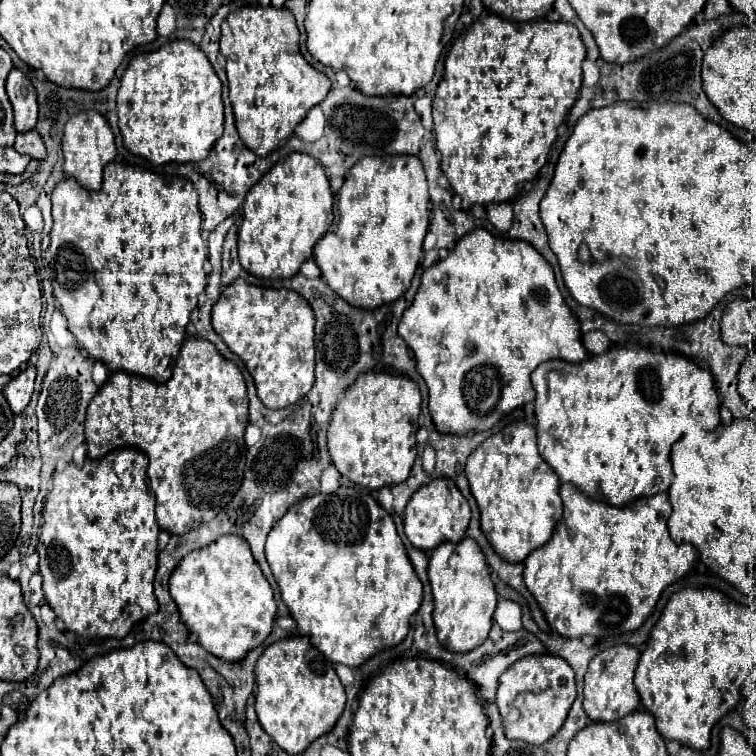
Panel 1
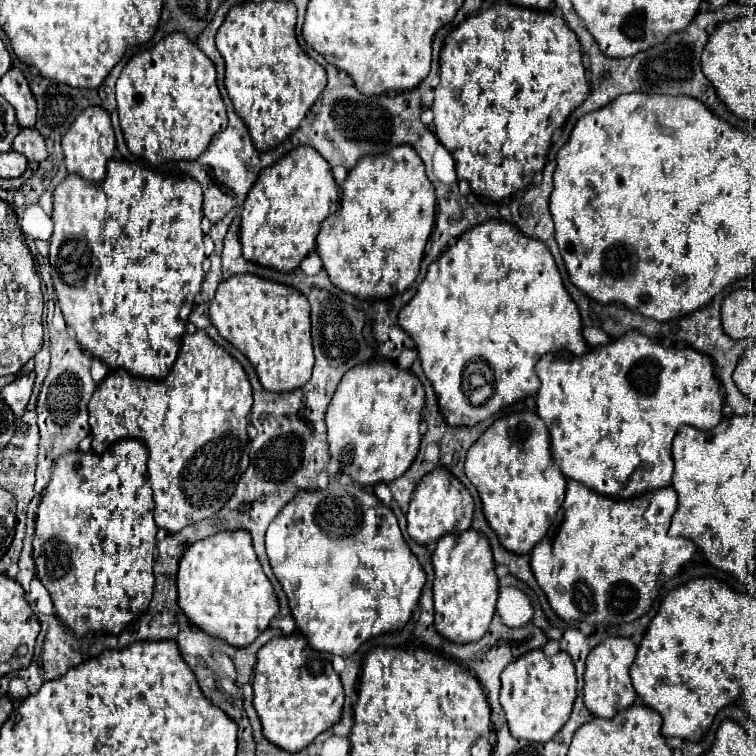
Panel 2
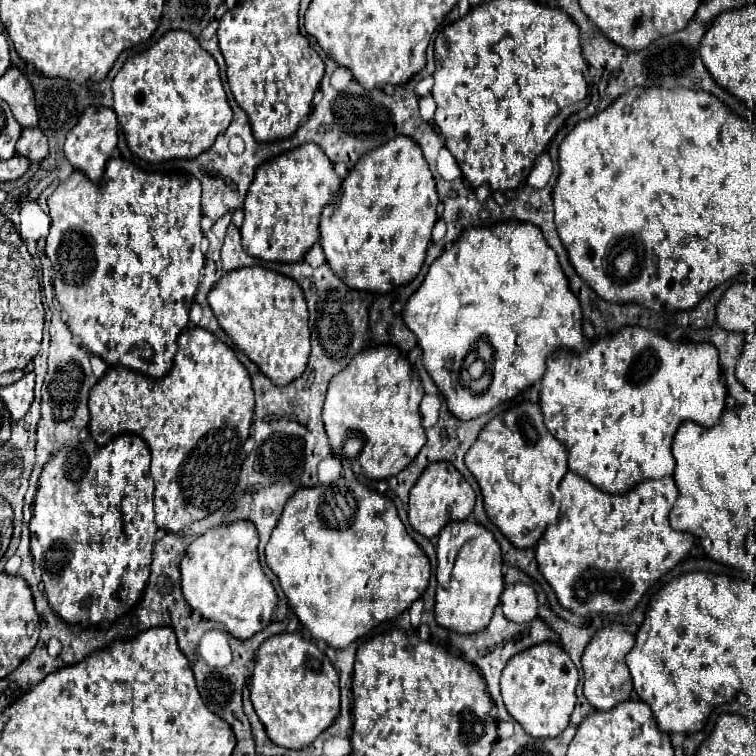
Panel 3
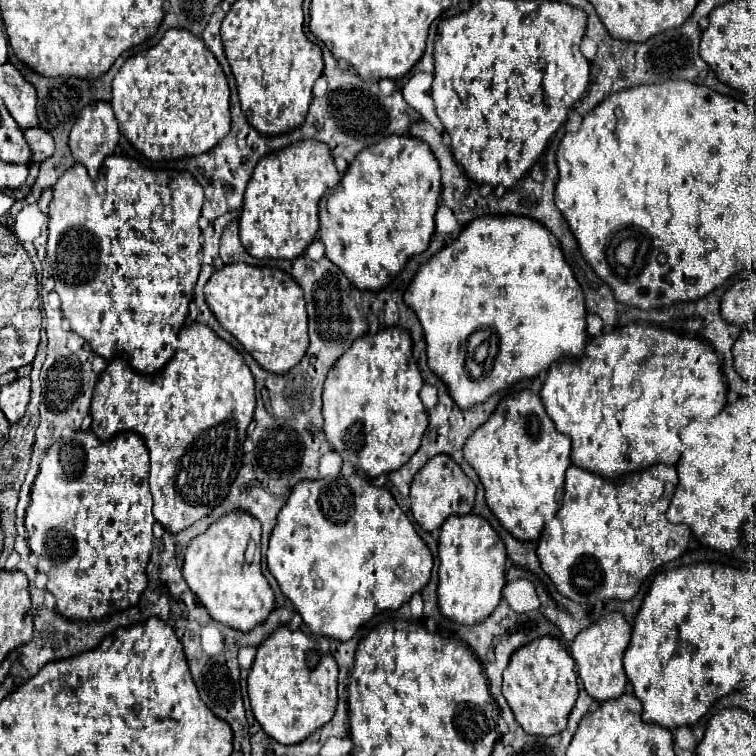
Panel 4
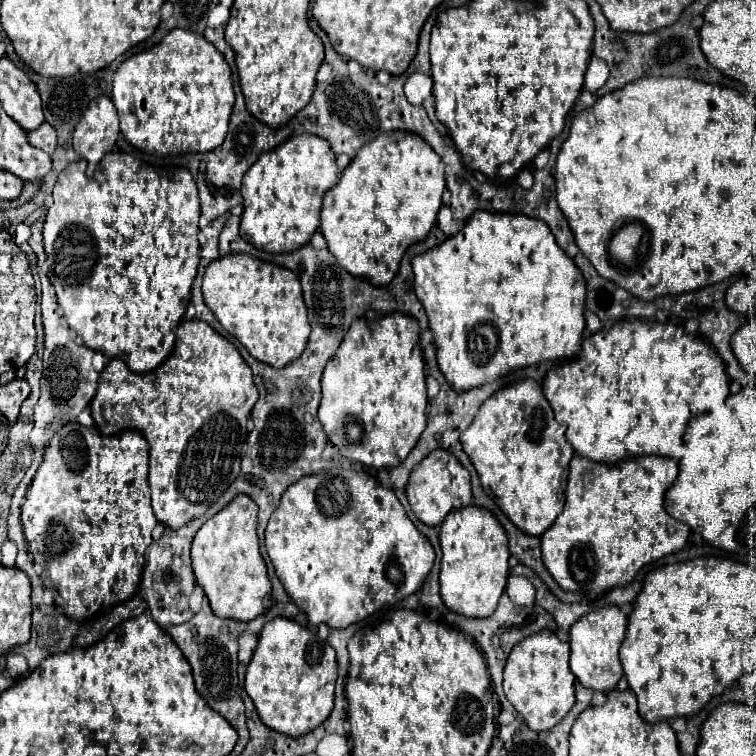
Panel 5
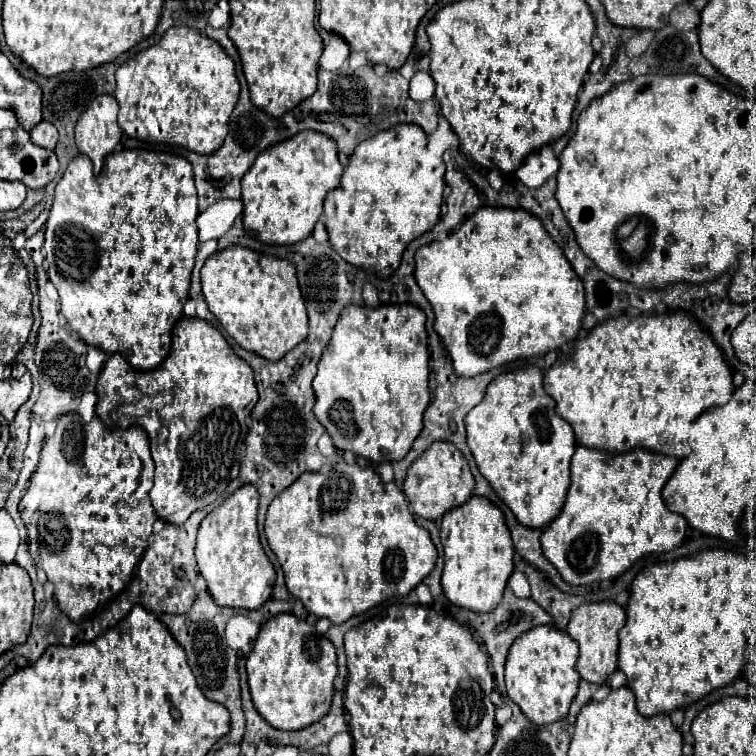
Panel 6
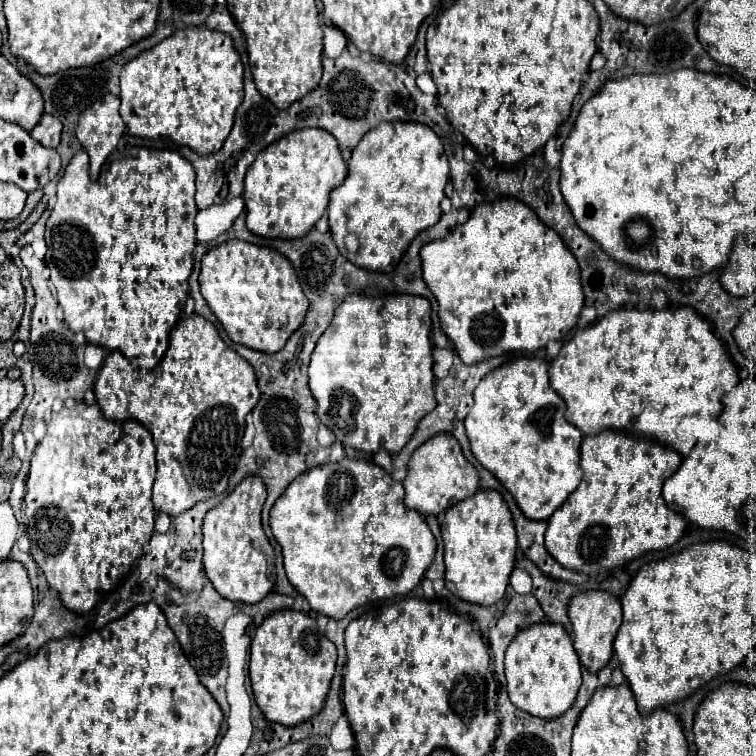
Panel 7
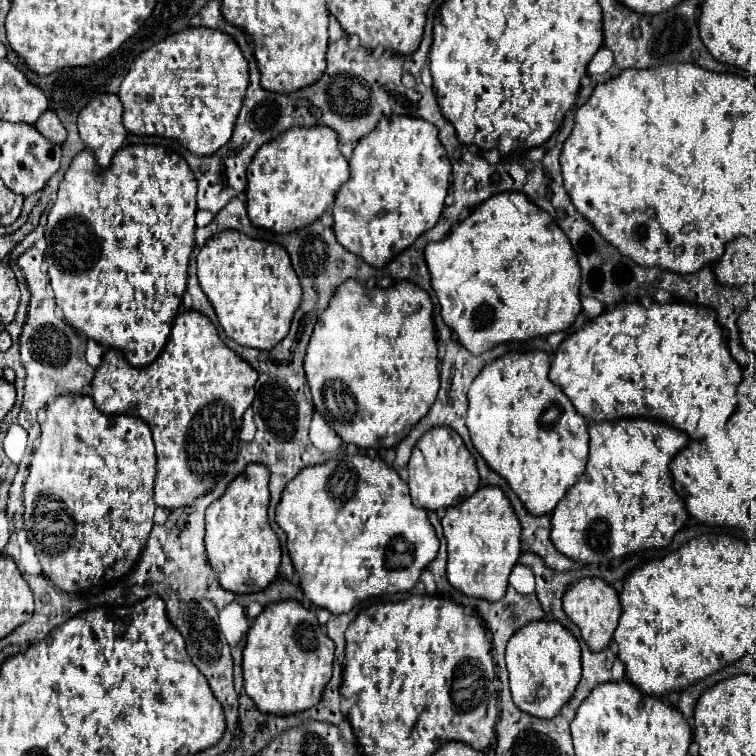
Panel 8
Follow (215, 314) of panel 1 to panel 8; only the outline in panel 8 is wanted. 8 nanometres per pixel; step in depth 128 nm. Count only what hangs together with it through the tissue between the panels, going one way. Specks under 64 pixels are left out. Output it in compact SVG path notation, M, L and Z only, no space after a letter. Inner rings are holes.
M226 230L218 236L210 238L206 246L198 254L198 280L200 288L208 296L220 326L224 328L226 336L234 342L258 350L272 350L286 334L292 322L292 316L302 300L302 288L298 276L290 264L288 252L280 244L270 244L262 240L254 240L250 236L240 236L240 232Z

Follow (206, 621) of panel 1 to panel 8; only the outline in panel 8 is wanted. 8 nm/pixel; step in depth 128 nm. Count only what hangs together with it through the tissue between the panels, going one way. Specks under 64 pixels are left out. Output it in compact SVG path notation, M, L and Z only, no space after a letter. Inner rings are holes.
M250 464L238 480L228 484L224 496L206 510L204 542L208 562L218 572L220 586L228 592L260 592L278 576L280 542L268 524L268 480L270 472L266 466Z

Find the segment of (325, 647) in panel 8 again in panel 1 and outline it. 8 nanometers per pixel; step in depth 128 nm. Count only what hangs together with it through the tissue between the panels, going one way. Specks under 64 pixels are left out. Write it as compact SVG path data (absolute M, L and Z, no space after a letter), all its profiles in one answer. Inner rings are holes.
M306 636L282 638L282 640L270 644L264 650L264 654L258 658L258 664L256 664L256 684L258 684L256 714L258 714L262 728L288 754L304 752L304 748L308 748L308 744L312 744L312 740L330 732L334 728L334 724L338 722L338 718L344 710L344 704L346 704L346 694L344 694L344 686L340 684L340 680L334 672L336 672L334 664L330 660L326 660L320 652L316 652L316 648L312 648L312 644Z

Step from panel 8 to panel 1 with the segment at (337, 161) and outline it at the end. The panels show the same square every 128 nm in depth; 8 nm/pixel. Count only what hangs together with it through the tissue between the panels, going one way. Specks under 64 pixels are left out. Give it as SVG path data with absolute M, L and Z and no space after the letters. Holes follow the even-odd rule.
M292 152L264 174L246 196L242 206L244 218L238 230L238 258L242 268L258 278L292 278L312 256L314 244L330 228L332 208L334 194L322 164L308 154Z

